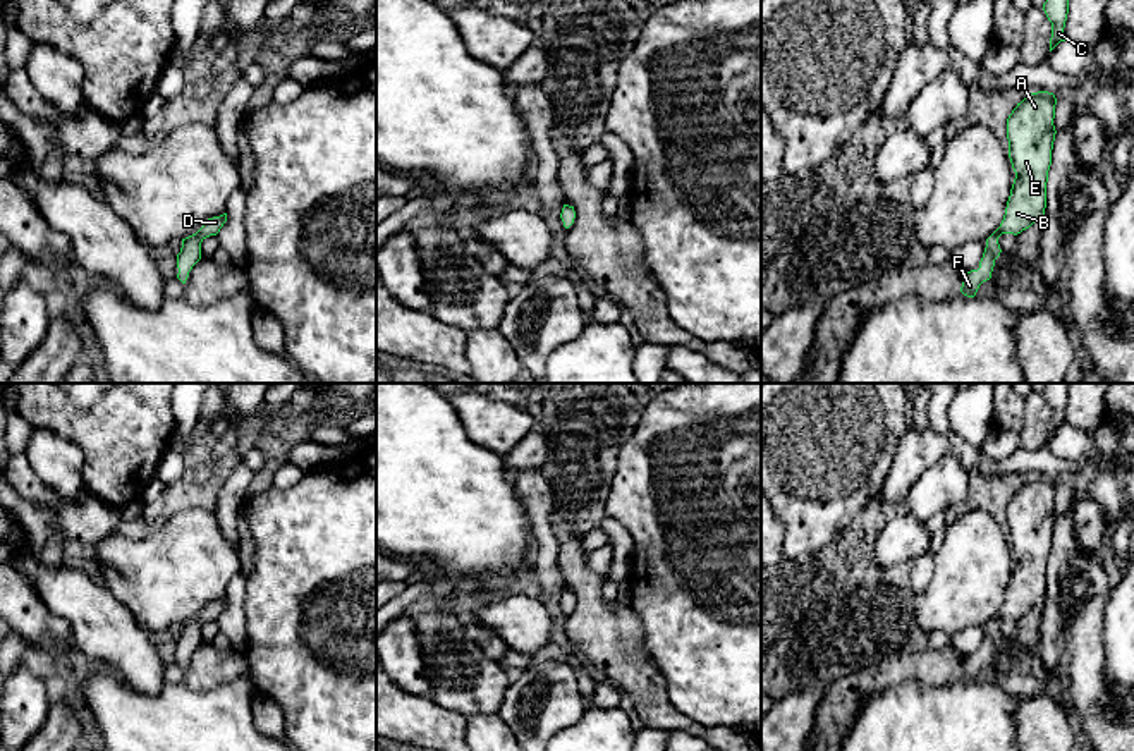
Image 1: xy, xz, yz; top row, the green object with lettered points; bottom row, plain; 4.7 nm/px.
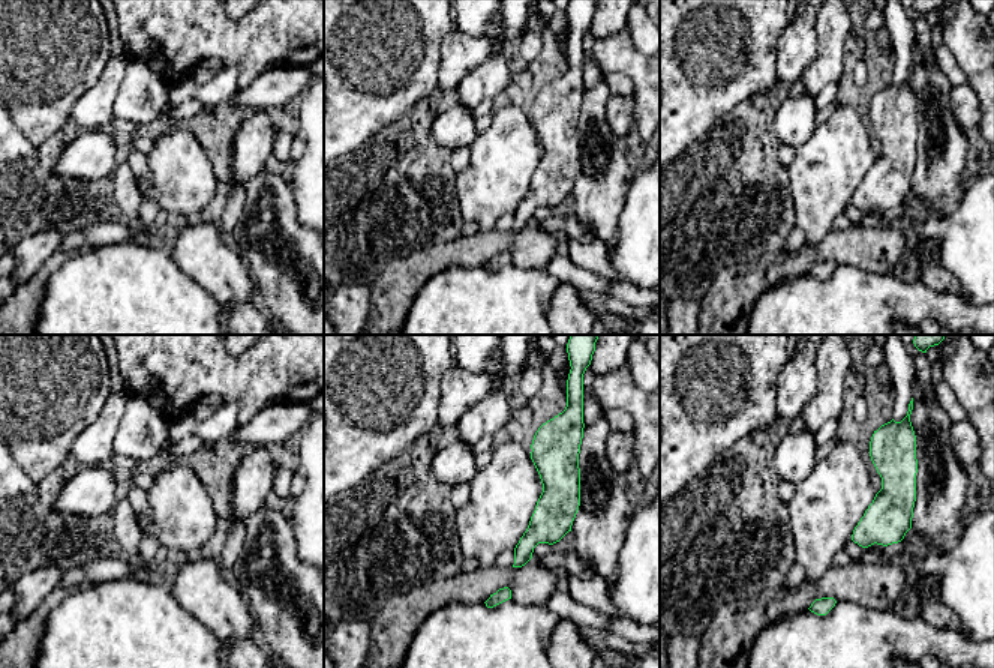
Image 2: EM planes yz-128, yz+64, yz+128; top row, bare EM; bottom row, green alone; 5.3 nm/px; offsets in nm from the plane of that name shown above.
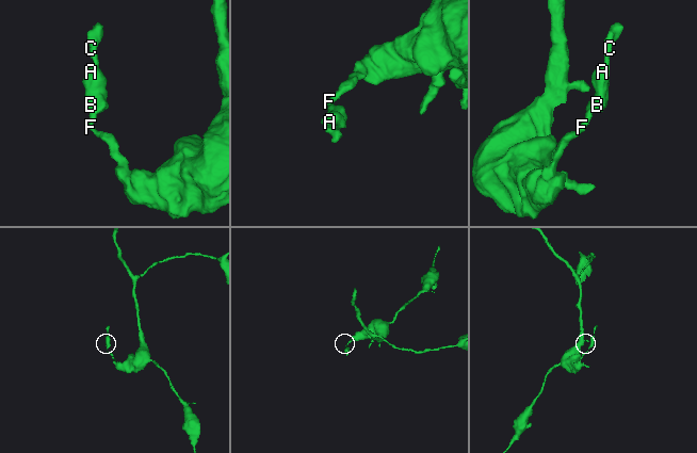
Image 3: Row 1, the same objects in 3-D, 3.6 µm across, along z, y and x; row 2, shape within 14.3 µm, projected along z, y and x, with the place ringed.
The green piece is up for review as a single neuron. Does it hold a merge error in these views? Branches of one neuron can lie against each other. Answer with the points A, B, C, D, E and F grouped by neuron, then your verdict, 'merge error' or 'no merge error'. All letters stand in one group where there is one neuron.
A B C D E F; no merge error

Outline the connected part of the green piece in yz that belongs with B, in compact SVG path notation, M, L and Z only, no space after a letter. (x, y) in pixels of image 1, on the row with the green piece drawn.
M1038 91L1017 103L1007 119L1009 158L1015 179L1000 227L986 239L986 247L978 270L964 275L960 292L974 297L979 285L991 278L995 259L1002 249L1002 234L1021 234L1034 222L1043 222L1046 208L1046 182L1055 141L1053 93Z

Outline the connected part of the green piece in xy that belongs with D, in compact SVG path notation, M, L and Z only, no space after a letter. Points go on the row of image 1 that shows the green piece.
M227 213L220 217L208 218L206 223L192 235L182 239L180 253L177 254L177 278L186 284L189 272L201 259L201 242L216 235L223 223L227 222Z

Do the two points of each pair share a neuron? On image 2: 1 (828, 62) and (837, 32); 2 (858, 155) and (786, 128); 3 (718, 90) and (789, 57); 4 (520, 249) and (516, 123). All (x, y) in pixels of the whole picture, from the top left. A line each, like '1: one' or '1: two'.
1: one
2: two
3: two
4: two

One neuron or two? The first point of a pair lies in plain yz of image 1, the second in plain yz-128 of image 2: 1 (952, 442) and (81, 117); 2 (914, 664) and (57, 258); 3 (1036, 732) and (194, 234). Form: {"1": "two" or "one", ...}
{"1": "one", "2": "one", "3": "one"}

